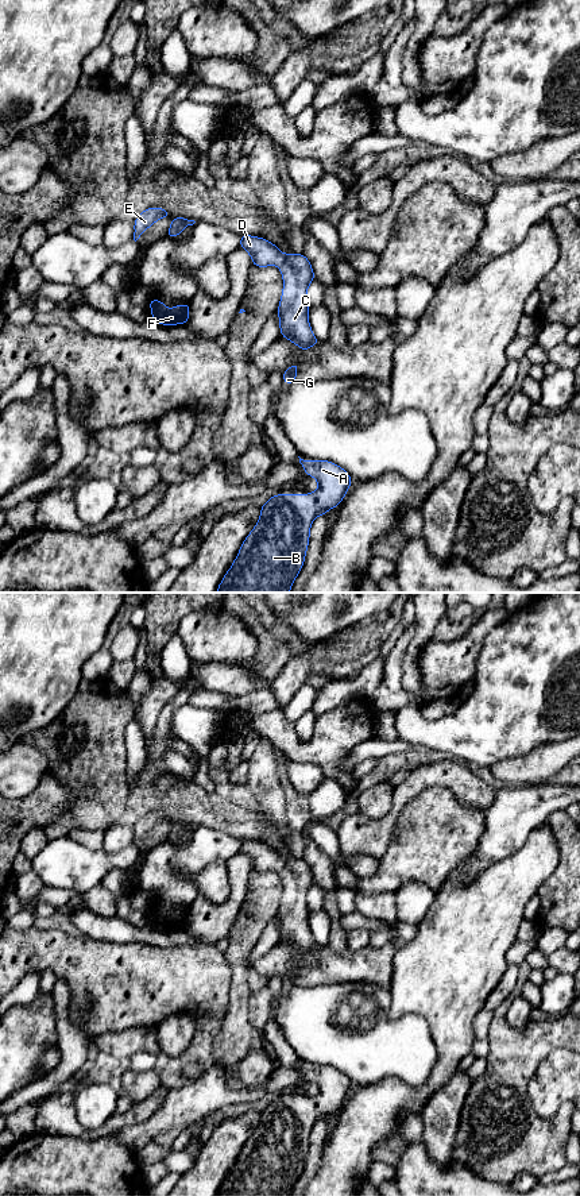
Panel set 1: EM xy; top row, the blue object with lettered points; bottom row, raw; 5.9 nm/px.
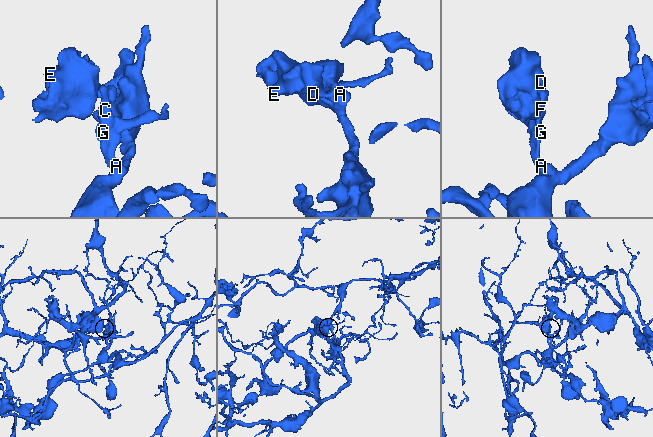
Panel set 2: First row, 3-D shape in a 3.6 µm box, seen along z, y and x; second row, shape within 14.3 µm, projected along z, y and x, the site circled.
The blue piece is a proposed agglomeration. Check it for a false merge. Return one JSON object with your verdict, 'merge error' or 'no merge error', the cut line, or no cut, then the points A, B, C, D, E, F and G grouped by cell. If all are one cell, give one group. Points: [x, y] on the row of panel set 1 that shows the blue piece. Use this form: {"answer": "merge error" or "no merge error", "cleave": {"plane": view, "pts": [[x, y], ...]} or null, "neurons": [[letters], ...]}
{"answer": "no merge error", "cleave": null, "neurons": [["A", "B", "C", "D", "E", "F", "G"]]}

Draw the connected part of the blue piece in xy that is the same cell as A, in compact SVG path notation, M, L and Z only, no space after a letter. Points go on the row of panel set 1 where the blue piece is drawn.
M301 458L299 463L306 475L318 482L318 489L309 494L279 493L260 506L256 525L244 539L216 593L290 593L305 563L313 520L341 504L352 485L351 475L336 463Z

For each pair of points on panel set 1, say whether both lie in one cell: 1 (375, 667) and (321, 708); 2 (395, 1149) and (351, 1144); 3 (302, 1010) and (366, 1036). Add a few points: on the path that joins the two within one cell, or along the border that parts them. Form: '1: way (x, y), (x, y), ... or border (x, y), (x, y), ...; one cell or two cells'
1: way (362, 681), (354, 687), (335, 694); one cell
2: border (397, 1133), (385, 1138), (372, 1150), (372, 1160); two cells
3: way (318, 1026), (328, 1036), (350, 1036); one cell

